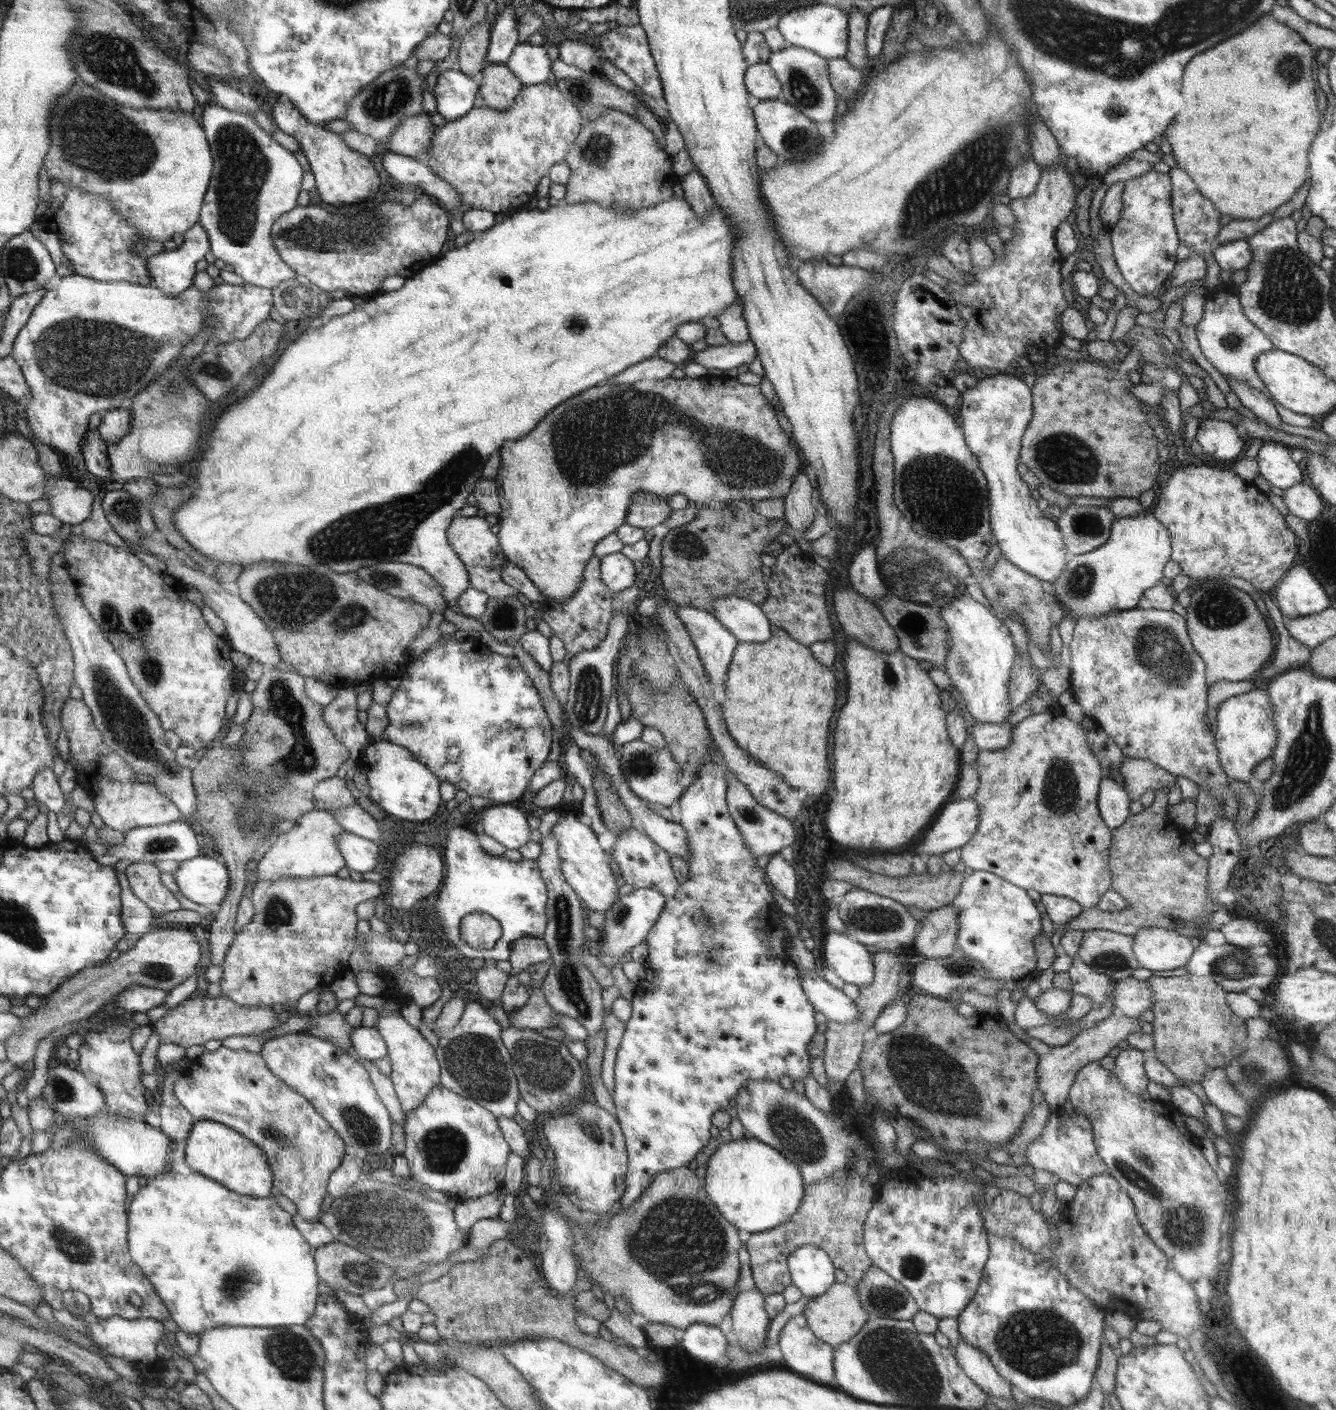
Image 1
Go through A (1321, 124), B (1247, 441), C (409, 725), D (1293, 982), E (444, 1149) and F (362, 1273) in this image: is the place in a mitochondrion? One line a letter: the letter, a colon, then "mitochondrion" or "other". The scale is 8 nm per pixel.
A: other
B: other
C: mitochondrion
D: other
E: mitochondrion
F: mitochondrion

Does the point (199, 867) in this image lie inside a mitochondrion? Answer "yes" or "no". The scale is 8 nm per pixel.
no

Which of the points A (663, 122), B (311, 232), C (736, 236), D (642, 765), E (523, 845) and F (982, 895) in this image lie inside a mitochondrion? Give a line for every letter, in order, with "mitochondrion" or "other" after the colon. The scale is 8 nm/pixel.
A: other
B: mitochondrion
C: other
D: mitochondrion
E: other
F: mitochondrion

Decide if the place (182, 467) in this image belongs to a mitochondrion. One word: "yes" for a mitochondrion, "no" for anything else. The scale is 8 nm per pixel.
no

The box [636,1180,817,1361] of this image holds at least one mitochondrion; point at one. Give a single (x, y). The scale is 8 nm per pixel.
(721, 1295)

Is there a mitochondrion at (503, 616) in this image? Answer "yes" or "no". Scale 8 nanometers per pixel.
yes

